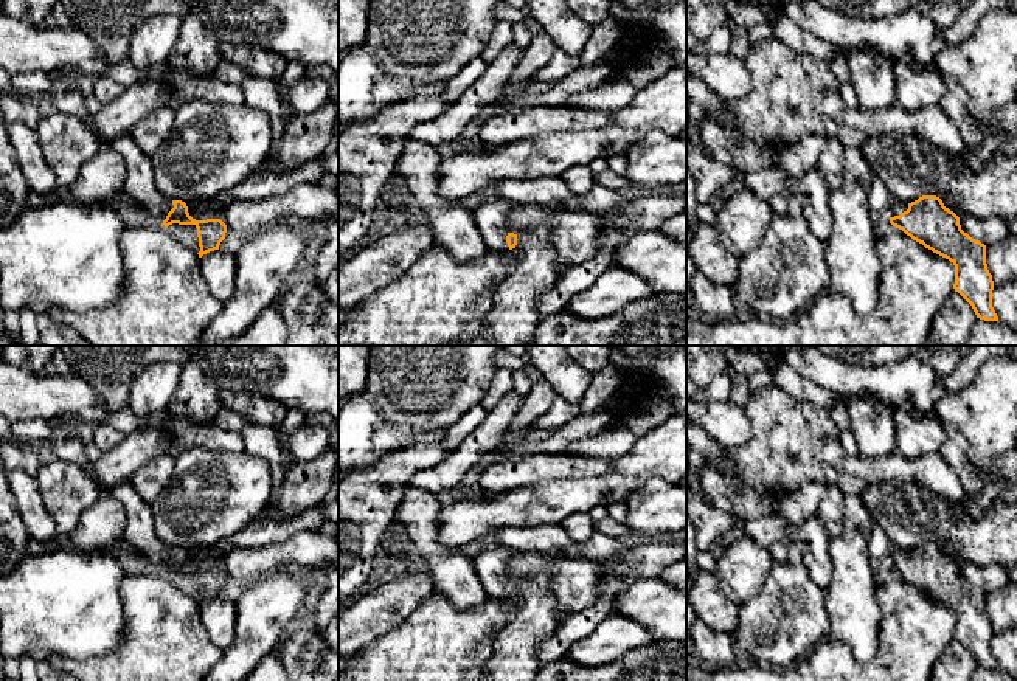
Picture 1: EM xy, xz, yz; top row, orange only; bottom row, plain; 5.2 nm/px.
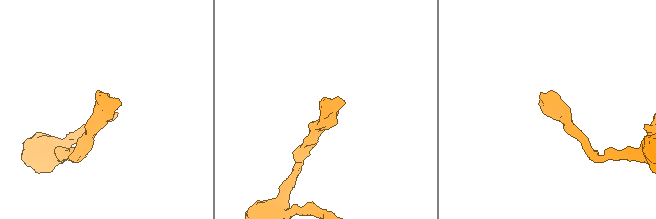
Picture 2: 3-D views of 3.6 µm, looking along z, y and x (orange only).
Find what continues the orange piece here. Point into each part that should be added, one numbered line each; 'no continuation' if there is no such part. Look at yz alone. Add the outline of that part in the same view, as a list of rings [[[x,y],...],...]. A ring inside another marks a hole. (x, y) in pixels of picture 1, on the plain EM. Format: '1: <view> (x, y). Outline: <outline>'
1: yz (896, 554). Outline: [[[891,543],[891,546],[890,546],[890,563],[888,565],[901,563],[907,557],[908,557],[908,551]]]

